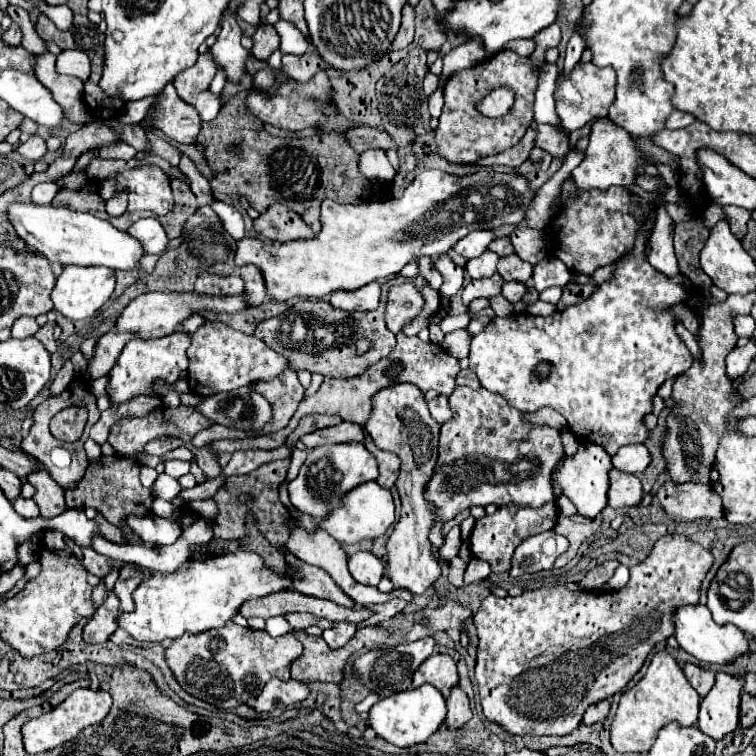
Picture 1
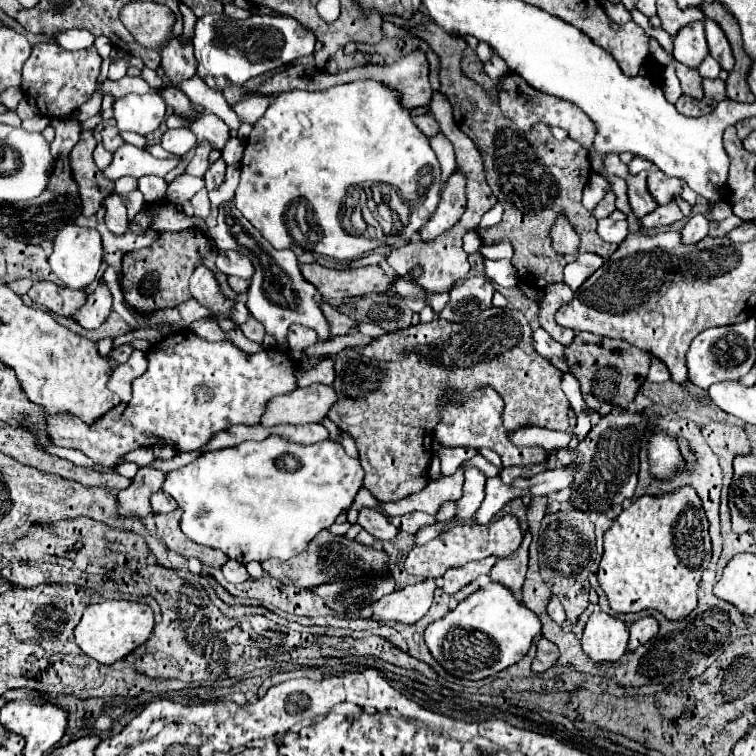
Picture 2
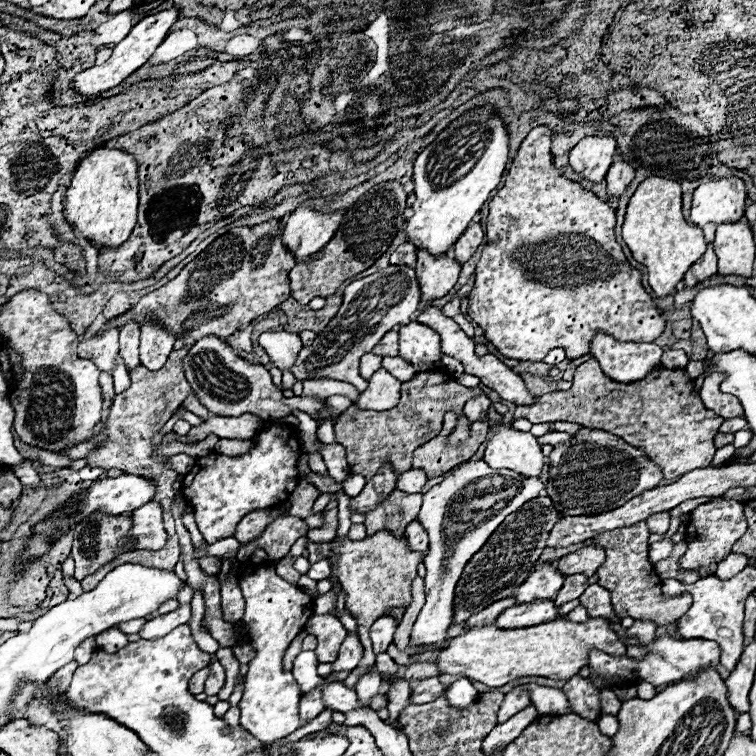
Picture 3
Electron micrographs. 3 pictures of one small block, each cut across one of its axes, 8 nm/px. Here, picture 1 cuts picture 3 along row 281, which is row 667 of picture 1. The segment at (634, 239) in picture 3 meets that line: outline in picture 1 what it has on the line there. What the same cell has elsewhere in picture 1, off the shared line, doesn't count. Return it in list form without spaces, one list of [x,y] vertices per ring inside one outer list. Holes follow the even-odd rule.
[[[660,650],[654,654],[646,676],[632,690],[622,694],[616,718],[610,728],[610,742],[616,752],[646,754],[652,748],[660,728],[664,728],[672,720],[678,720],[682,726],[696,724],[698,706],[700,696],[694,692],[692,684],[688,684],[688,678],[684,676],[678,662],[666,650]]]

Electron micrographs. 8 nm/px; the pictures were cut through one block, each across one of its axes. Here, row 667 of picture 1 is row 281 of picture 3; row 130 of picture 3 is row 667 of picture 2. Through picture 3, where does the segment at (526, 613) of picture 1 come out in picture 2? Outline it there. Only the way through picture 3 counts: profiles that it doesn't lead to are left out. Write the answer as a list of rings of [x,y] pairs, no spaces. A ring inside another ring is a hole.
[[[540,638],[536,642],[536,656],[534,656],[534,662],[532,662],[532,668],[530,670],[536,672],[536,674],[540,674],[540,672],[552,668],[556,664],[558,656],[560,656],[560,652],[558,652],[556,644],[548,642],[546,638]]]

